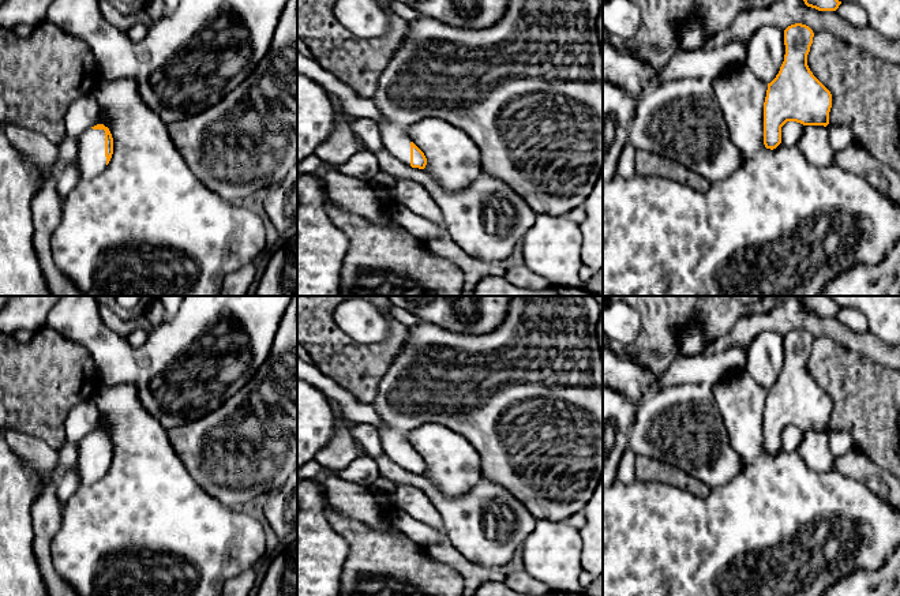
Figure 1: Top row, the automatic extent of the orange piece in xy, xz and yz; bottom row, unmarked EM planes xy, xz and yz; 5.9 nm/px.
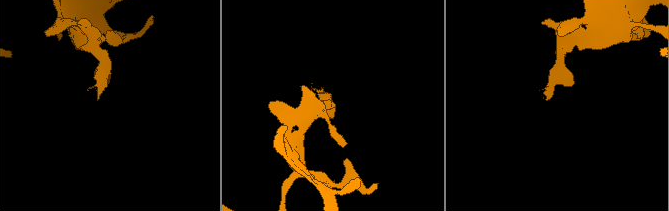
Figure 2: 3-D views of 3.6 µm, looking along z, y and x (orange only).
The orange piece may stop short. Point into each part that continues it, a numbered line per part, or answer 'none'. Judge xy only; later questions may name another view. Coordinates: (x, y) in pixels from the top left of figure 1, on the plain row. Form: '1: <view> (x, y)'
1: xy (90, 465)

